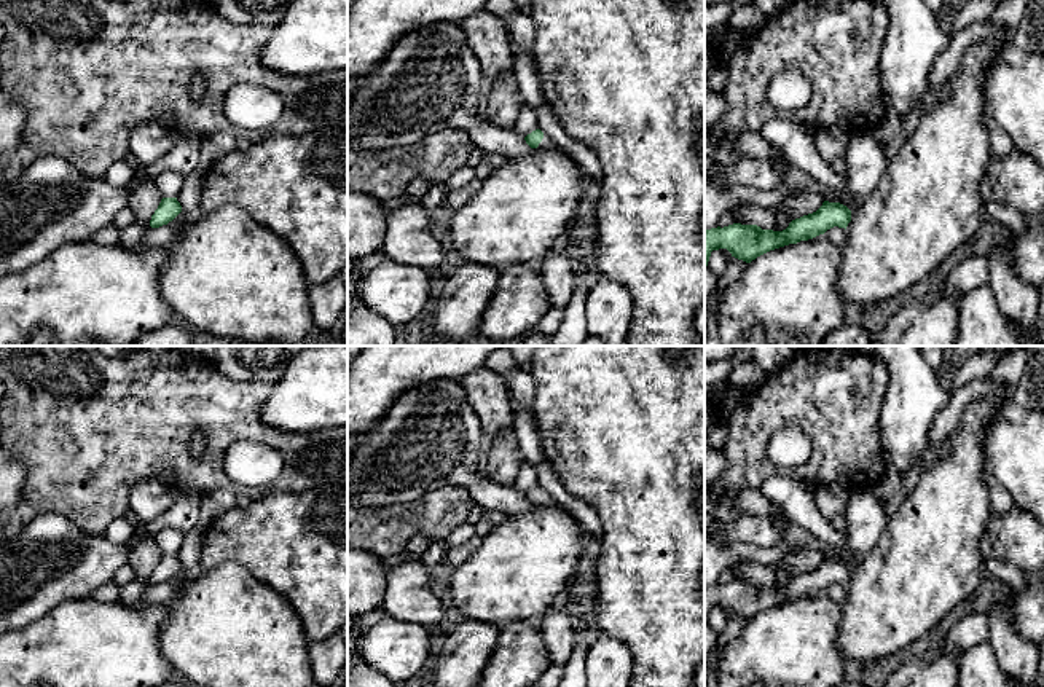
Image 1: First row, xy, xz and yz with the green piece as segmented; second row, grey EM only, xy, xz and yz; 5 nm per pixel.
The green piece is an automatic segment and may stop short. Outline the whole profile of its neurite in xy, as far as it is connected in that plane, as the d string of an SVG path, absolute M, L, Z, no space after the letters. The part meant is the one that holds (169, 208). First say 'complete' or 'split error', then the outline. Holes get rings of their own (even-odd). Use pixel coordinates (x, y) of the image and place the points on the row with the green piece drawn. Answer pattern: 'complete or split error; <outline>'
complete; M163 198L158 209L151 215L150 226L159 228L172 222L182 212L182 206L177 198Z

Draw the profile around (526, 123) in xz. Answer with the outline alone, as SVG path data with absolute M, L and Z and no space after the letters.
M521 104L515 129L523 137L526 137L528 134L537 129L537 120L529 104Z

